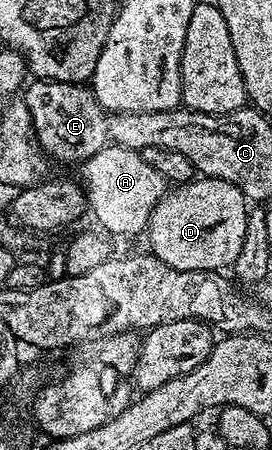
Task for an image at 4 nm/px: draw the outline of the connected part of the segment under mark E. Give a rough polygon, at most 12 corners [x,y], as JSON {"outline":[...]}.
{"outline":[[34,79],[23,99],[42,152],[77,166],[105,147],[92,87]]}

